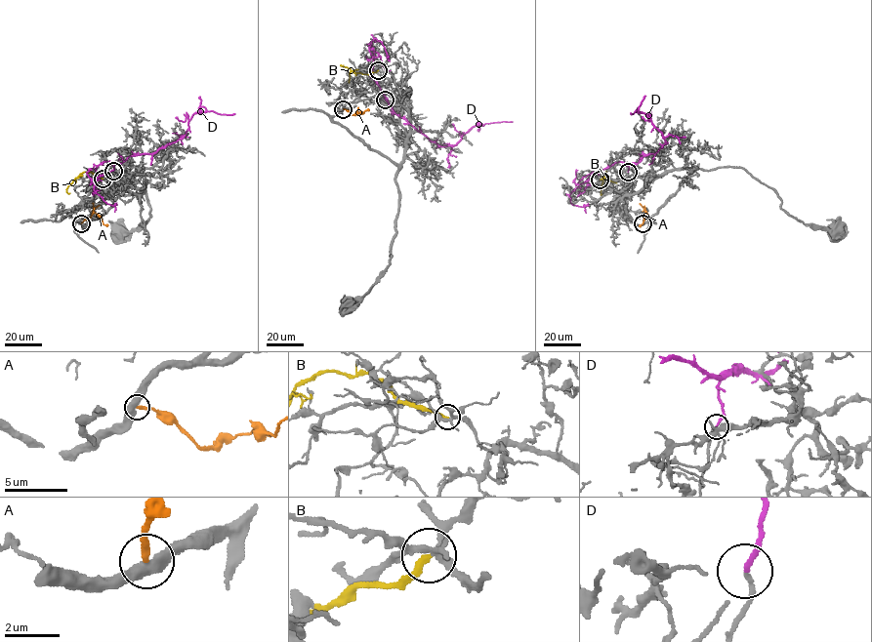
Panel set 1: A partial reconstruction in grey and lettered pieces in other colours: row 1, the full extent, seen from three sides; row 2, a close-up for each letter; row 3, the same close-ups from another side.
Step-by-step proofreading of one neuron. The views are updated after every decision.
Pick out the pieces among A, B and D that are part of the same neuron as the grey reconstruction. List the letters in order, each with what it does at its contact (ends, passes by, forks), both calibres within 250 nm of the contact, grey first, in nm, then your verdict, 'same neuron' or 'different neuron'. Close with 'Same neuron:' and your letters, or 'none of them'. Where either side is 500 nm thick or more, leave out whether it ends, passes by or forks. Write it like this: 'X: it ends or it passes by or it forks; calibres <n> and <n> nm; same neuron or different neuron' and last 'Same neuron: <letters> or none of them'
A: calibres 500 and 240 nm; different neuron
B: it ends; calibres 240 and 240 nm; different neuron
D: it ends; calibres 160 and 170 nm; different neuron
Same neuron: none of them

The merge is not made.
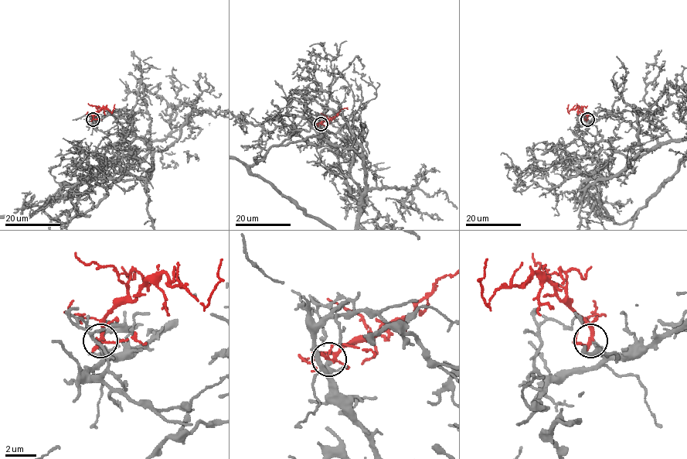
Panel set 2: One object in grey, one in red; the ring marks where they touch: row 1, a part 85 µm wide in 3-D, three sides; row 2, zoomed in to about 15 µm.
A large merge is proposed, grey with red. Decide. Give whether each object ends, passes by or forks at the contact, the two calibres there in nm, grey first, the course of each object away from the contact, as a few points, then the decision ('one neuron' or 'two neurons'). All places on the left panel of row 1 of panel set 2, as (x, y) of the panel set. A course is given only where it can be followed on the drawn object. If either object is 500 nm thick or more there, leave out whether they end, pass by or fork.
grey ends; red forks; calibres 240 and 190 nm; course red (92, 119), (103, 107), (111, 112), (114, 104); two neurons

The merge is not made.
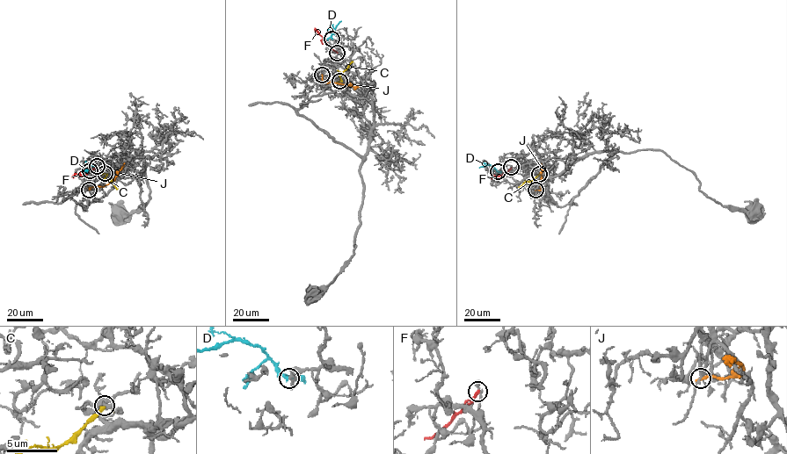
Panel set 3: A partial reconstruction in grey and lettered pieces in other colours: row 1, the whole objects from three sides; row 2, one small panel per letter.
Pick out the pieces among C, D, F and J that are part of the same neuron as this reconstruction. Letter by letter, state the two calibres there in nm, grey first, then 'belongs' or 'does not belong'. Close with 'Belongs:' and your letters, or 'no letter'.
C: calibres 420 and 120 nm; does not belong
D: calibres 260 and 200 nm; belongs
F: calibres 360 and 260 nm; does not belong
J: calibres 300 and 240 nm; does not belong
Belongs: D

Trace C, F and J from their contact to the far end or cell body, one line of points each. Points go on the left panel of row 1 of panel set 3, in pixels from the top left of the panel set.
C: (105, 173), (105, 179), (111, 181), (118, 189)
F: (97, 167), (85, 175), (72, 176)
J: (89, 190), (107, 185), (124, 162)

